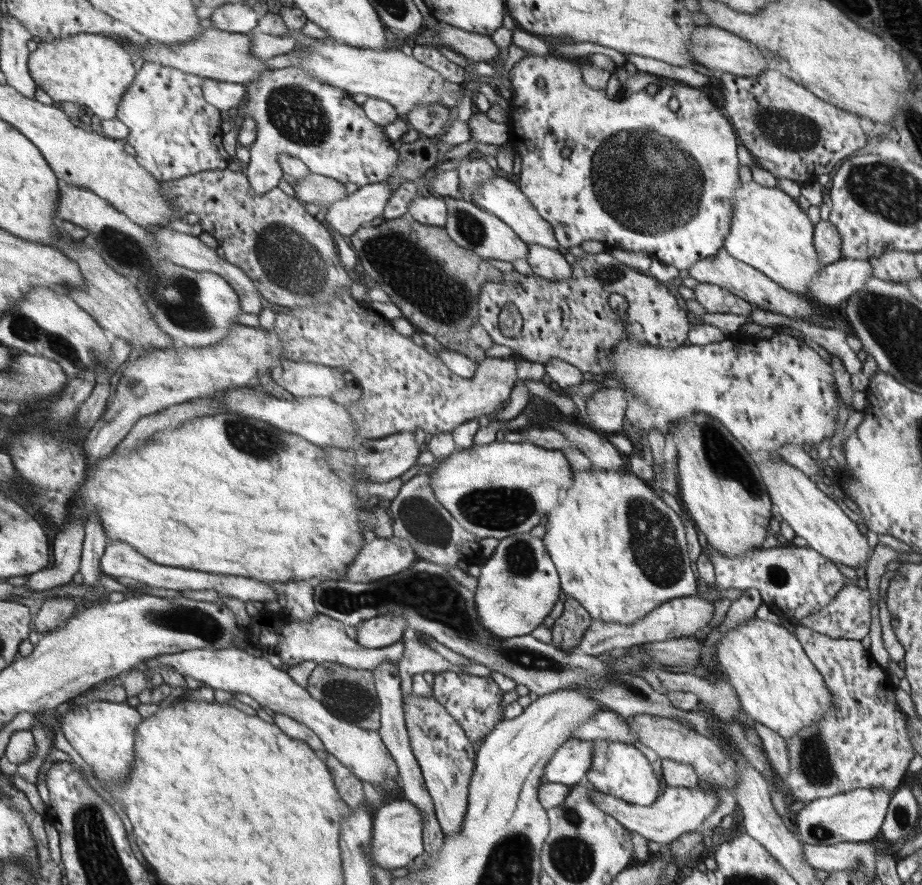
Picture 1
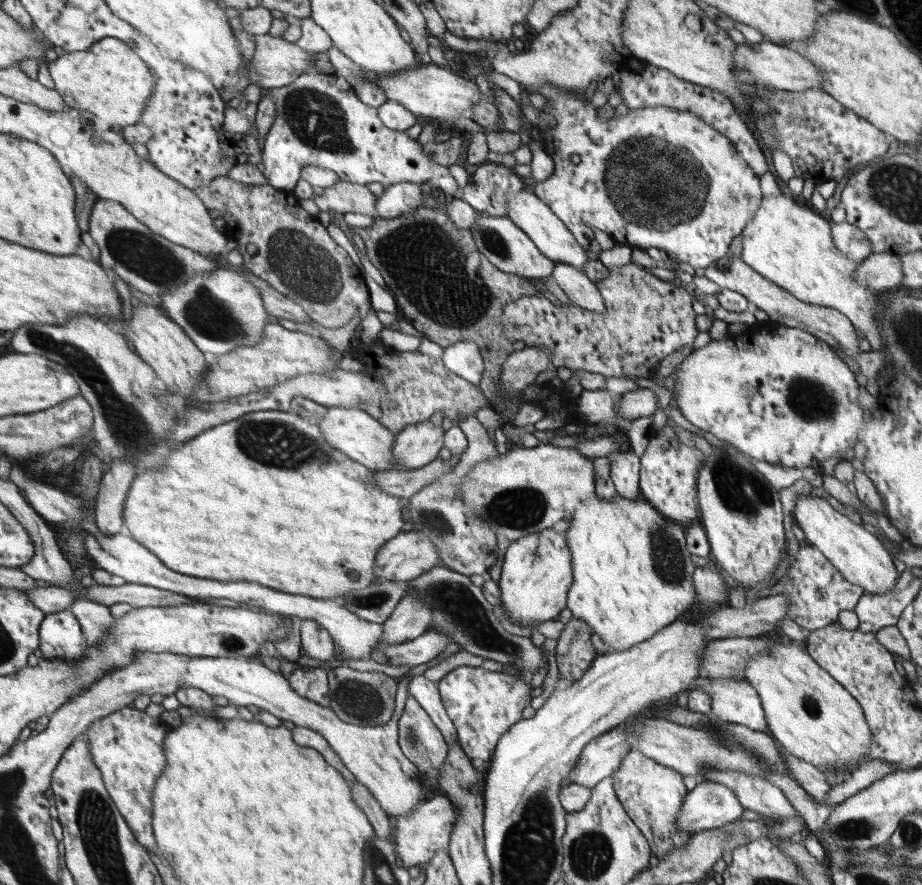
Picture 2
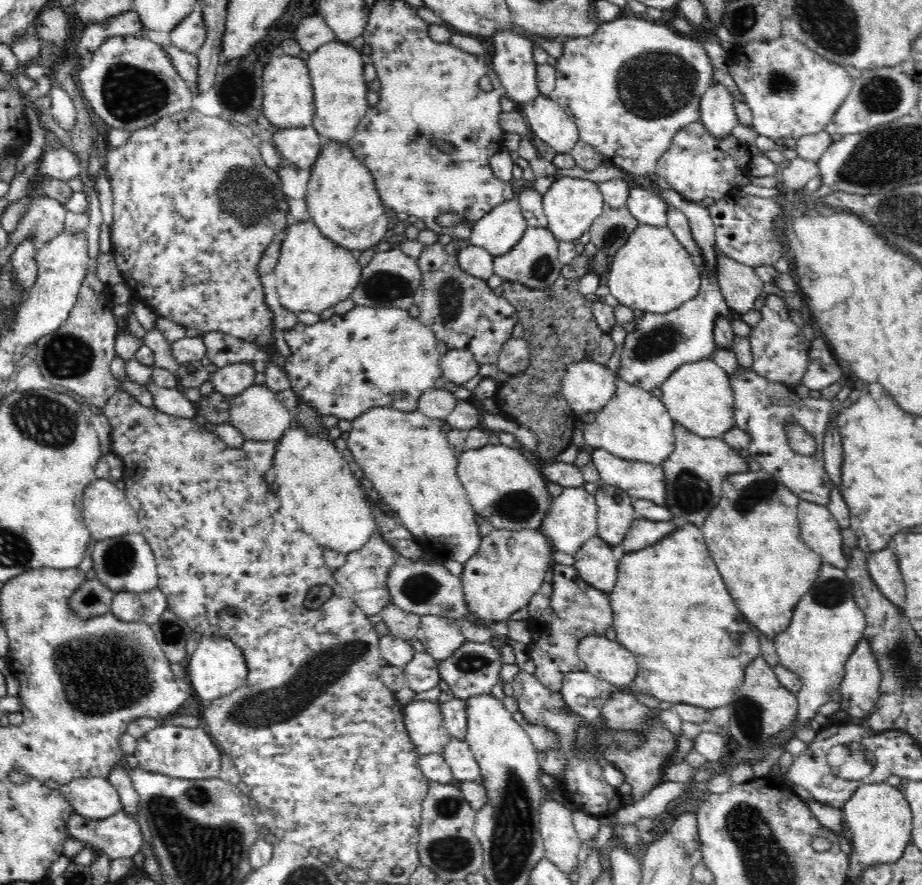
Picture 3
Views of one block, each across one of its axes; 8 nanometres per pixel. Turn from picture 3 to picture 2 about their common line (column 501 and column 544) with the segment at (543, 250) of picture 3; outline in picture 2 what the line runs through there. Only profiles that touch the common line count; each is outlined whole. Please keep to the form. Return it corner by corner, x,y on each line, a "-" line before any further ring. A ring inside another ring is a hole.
477,212
477,218
473,220
473,224
467,228
475,240
477,250
501,272
509,272
513,276
521,276
521,278
543,278
543,276
551,276
553,272
553,260
549,260
545,254
541,254
537,250
537,246
533,244
533,240
529,240
525,236
523,230
519,230
509,218
505,216
489,216
489,214
481,214

